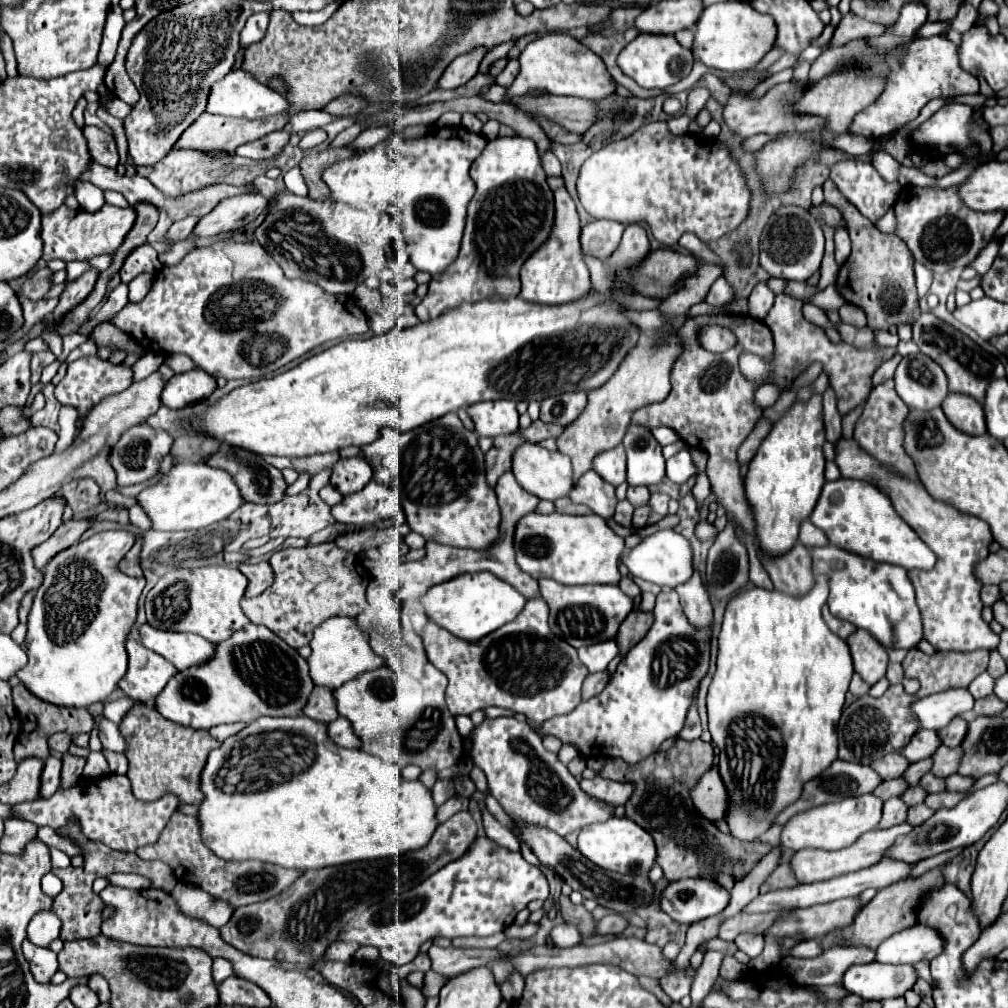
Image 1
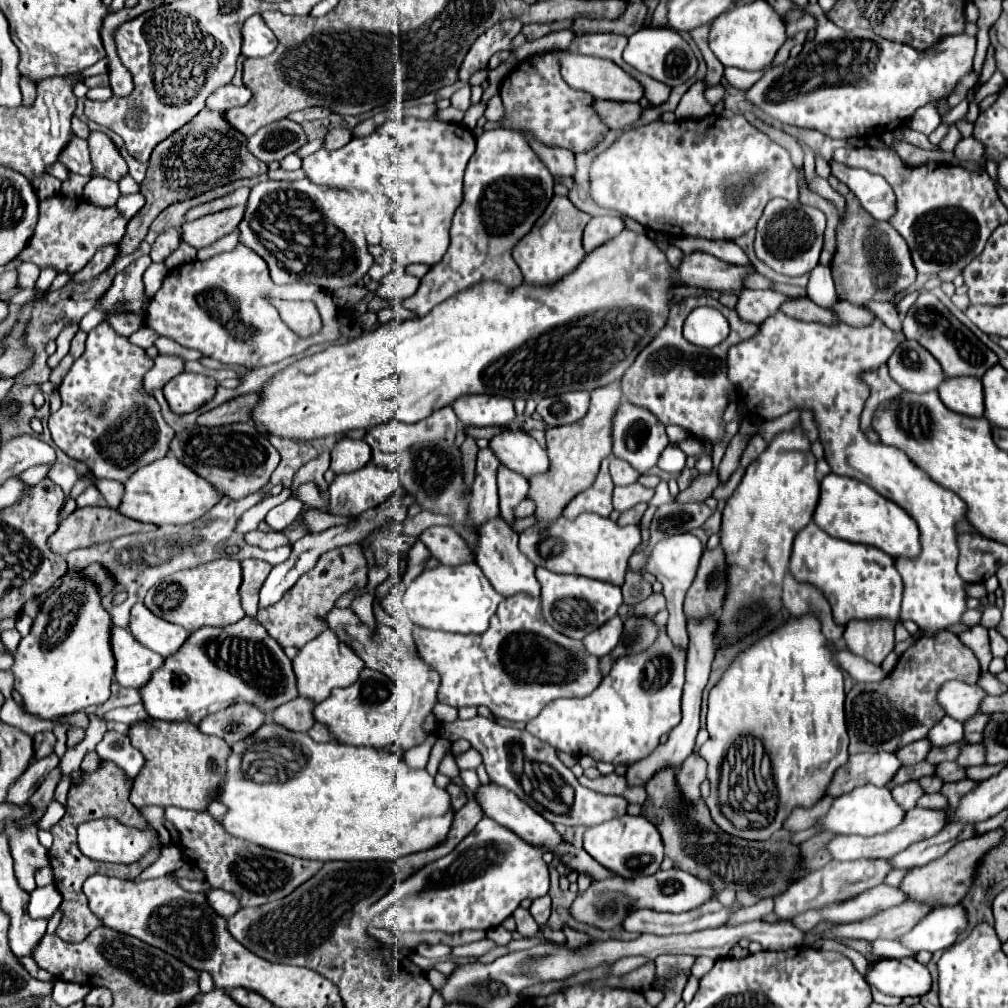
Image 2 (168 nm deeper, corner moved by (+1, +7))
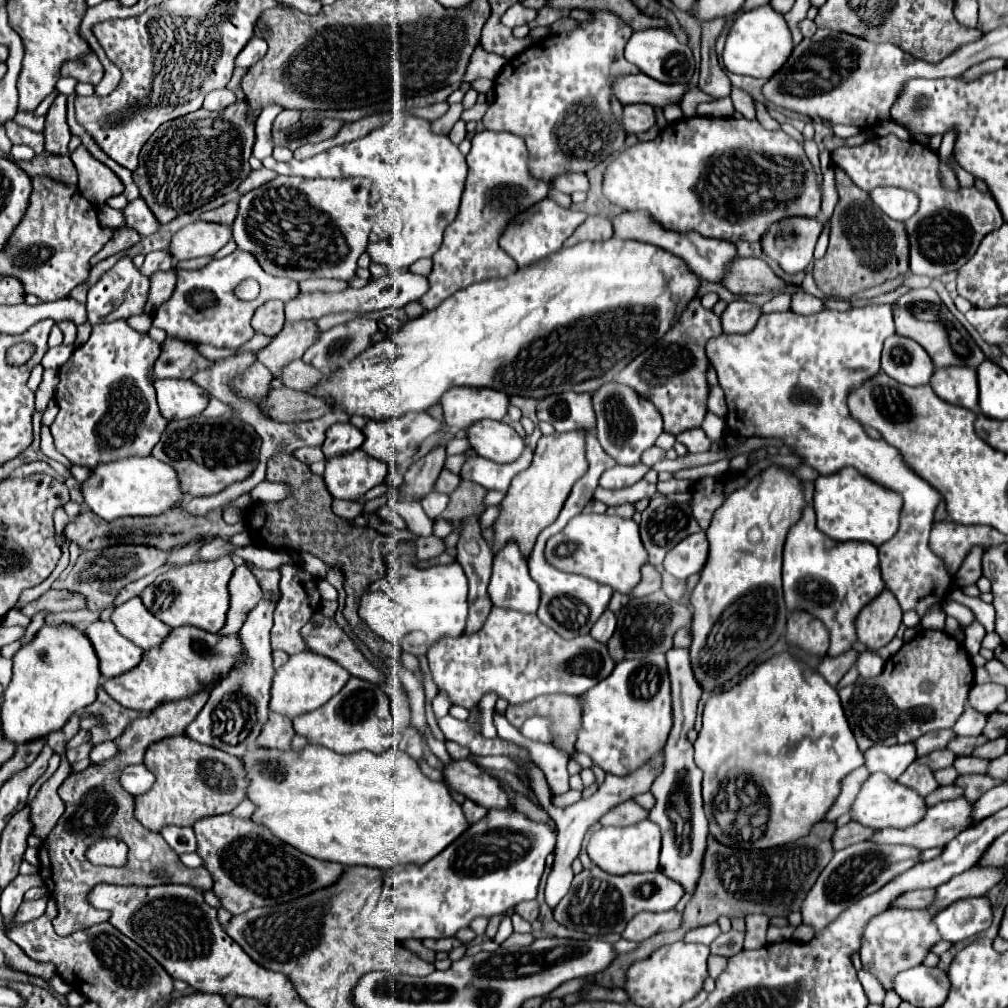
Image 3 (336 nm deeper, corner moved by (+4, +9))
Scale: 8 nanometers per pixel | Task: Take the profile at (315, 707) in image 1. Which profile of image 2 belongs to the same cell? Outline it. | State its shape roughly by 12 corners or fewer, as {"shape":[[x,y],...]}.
{"shape":[[292,699],[272,711],[272,721],[288,731],[308,731],[308,699]]}

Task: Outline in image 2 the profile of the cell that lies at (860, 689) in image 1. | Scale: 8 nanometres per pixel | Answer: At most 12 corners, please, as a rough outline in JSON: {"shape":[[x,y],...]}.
{"shape":[[846,649],[836,661],[854,681],[880,681],[886,677],[880,665]]}

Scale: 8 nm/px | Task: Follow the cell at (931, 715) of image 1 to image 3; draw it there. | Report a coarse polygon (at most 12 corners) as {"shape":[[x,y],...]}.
{"shape":[[973,685],[967,705],[993,713],[1007,699],[1005,687]]}

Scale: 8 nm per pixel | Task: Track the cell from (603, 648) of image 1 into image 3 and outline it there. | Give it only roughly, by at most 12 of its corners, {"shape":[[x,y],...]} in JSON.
{"shape":[[607,611],[591,627],[595,641],[607,643],[615,631],[615,615]]}

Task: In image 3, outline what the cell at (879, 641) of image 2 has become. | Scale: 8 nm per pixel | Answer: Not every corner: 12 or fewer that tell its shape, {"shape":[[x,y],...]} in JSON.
{"shape":[[885,589],[855,619],[859,643],[885,647],[903,611]]}

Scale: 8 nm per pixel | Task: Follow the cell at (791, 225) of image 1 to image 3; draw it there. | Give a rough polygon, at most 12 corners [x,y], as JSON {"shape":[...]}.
{"shape":[[785,217],[761,237],[785,273],[805,271],[823,227]]}

